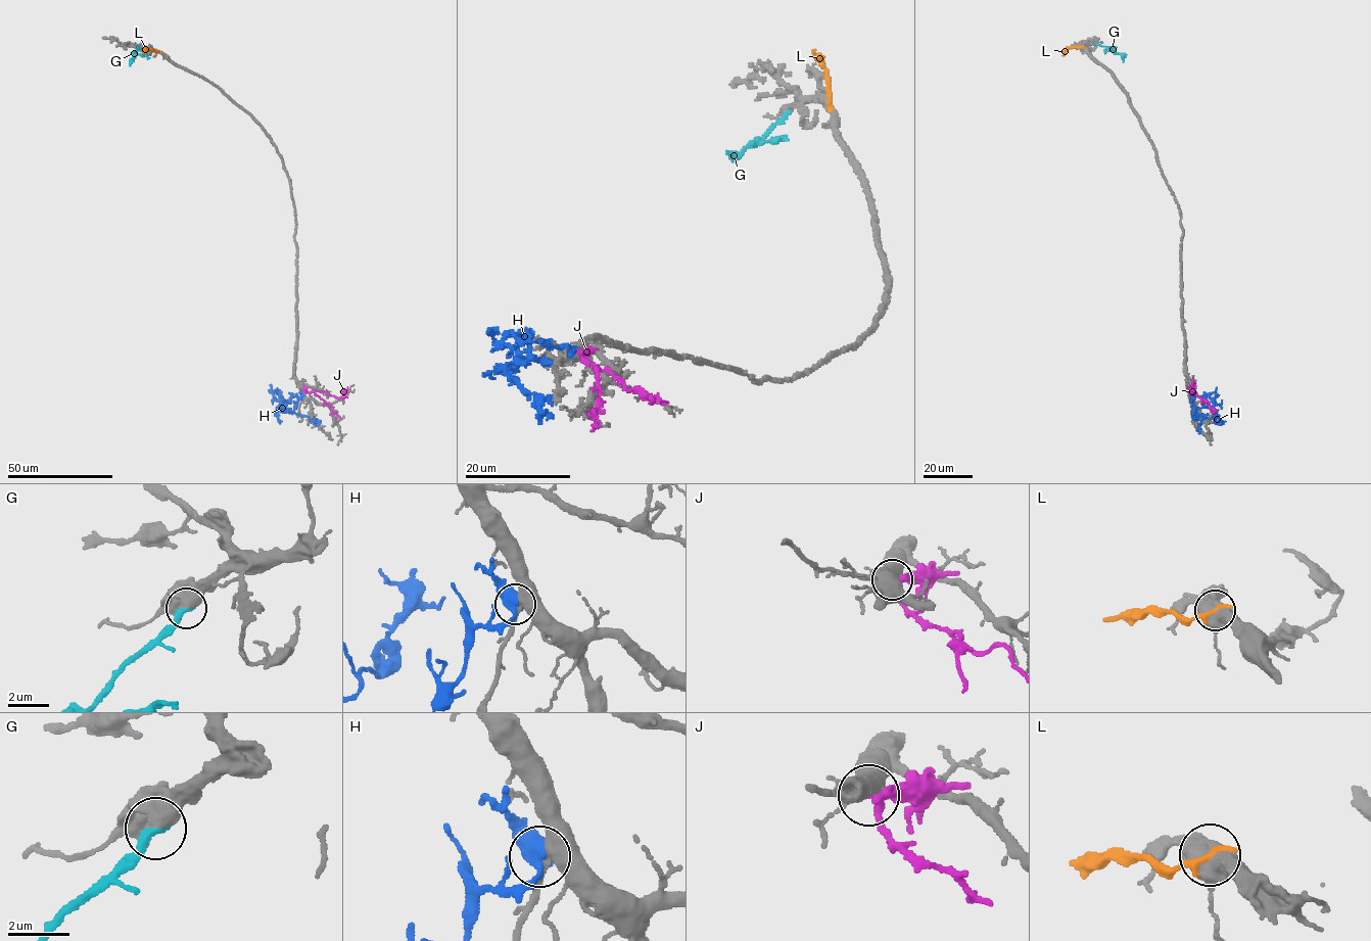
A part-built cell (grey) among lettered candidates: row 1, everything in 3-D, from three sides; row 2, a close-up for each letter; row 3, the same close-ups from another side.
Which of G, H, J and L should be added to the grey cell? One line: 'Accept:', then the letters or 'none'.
Accept: G

